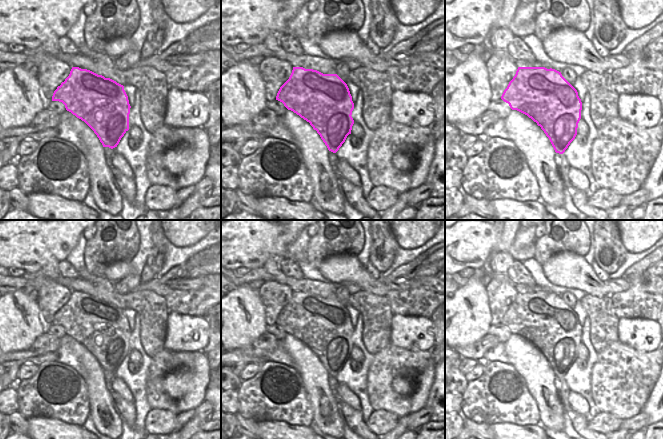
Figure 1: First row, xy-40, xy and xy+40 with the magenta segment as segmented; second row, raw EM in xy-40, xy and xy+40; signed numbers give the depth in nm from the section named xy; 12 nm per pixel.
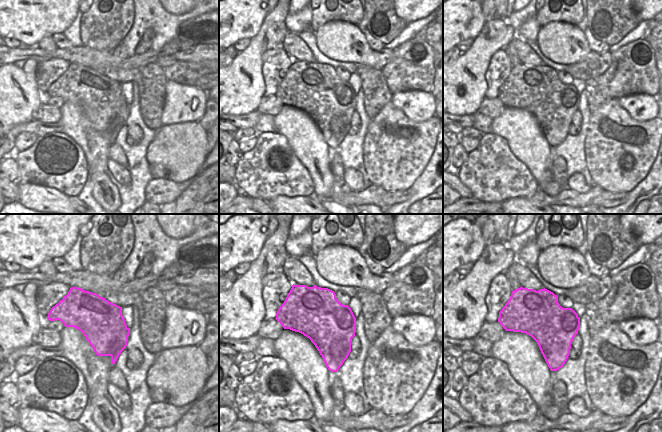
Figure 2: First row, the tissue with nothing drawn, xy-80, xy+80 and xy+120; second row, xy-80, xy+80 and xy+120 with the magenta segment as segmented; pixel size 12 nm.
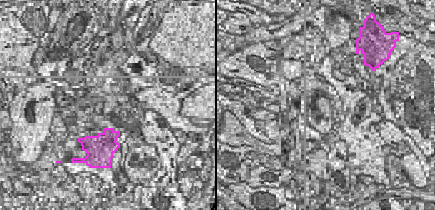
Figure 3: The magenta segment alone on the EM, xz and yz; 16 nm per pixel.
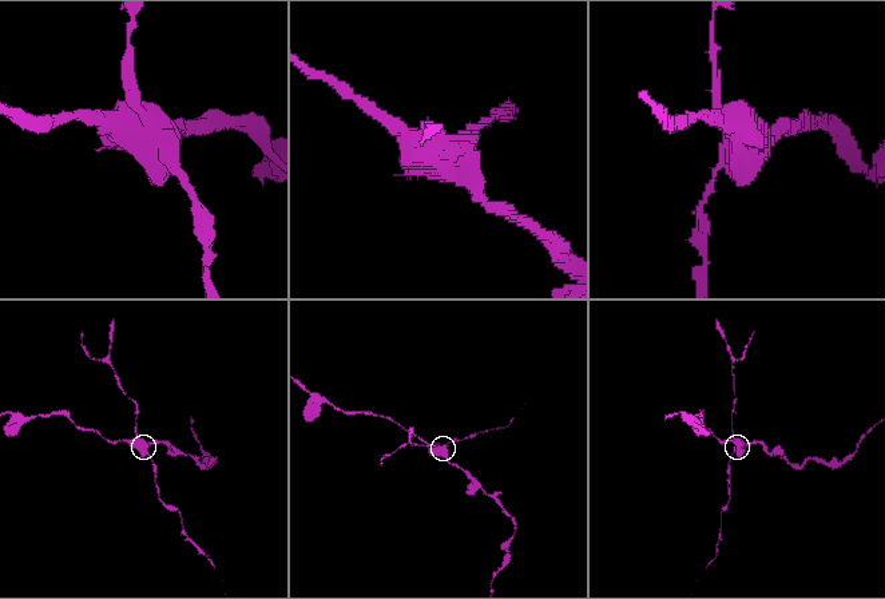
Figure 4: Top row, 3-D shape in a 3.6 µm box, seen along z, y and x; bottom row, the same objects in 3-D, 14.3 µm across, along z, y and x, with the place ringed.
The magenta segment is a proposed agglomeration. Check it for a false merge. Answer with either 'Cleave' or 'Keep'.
Cleave.

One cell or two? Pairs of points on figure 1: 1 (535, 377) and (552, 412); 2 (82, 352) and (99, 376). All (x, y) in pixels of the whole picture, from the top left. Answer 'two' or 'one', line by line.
1: one
2: one

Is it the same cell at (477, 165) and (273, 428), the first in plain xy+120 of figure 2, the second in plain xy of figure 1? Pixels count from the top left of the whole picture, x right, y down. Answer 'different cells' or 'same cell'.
different cells

